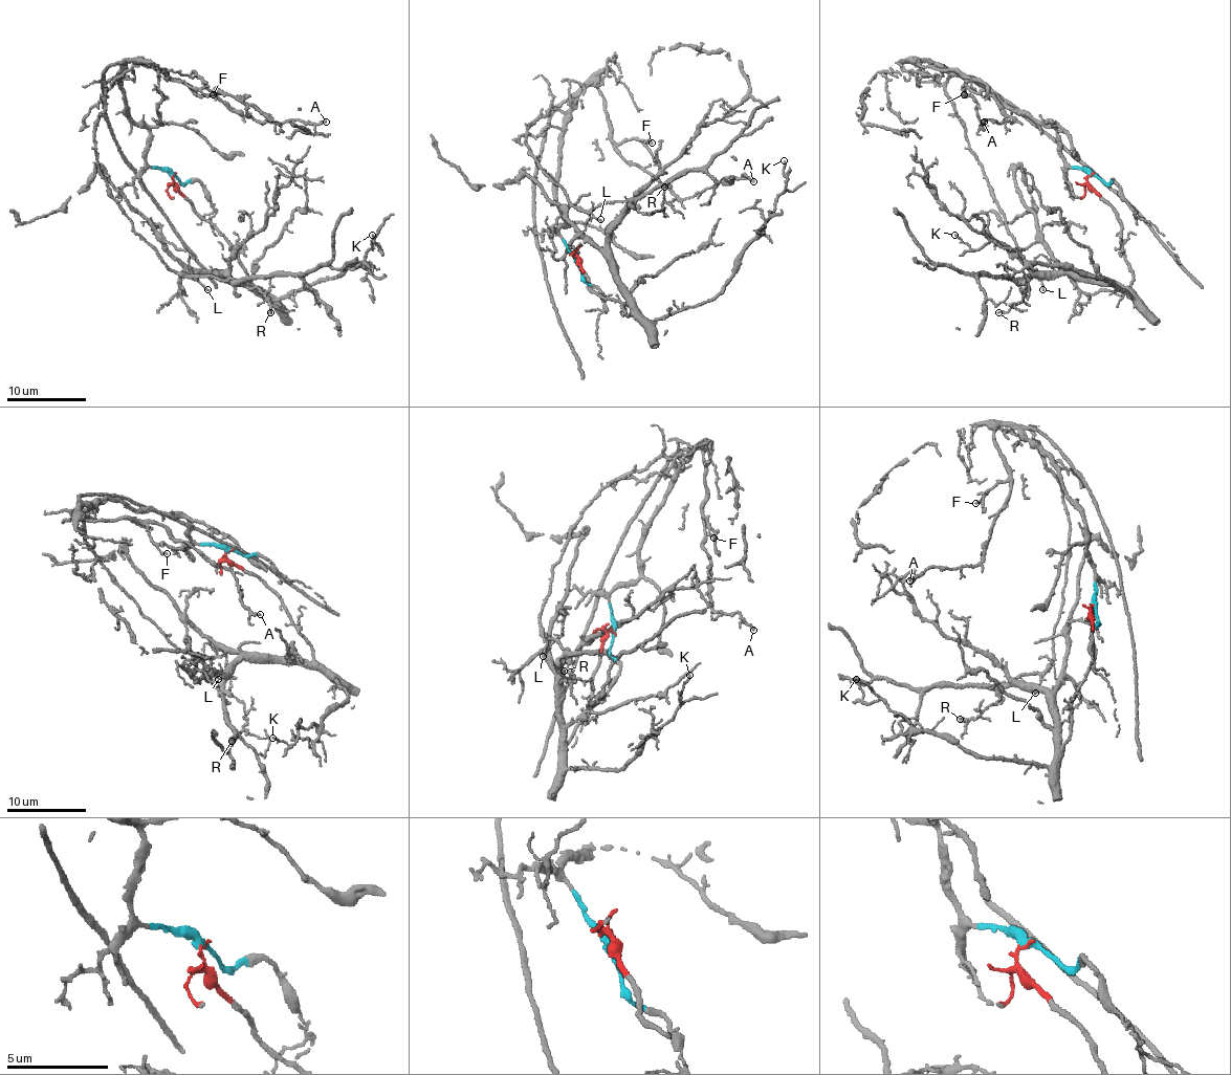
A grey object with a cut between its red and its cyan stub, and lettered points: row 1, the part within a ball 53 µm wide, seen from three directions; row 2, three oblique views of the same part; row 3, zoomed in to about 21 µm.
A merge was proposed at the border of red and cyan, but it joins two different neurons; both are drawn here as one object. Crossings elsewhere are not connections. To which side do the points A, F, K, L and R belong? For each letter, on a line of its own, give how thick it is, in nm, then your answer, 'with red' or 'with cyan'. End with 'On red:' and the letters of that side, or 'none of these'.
A: 200 nm | with cyan
F: 130 nm | with cyan
K: 110 nm | with red
L: 110 nm | with cyan
R: 150 nm | with red
On red: K, R

